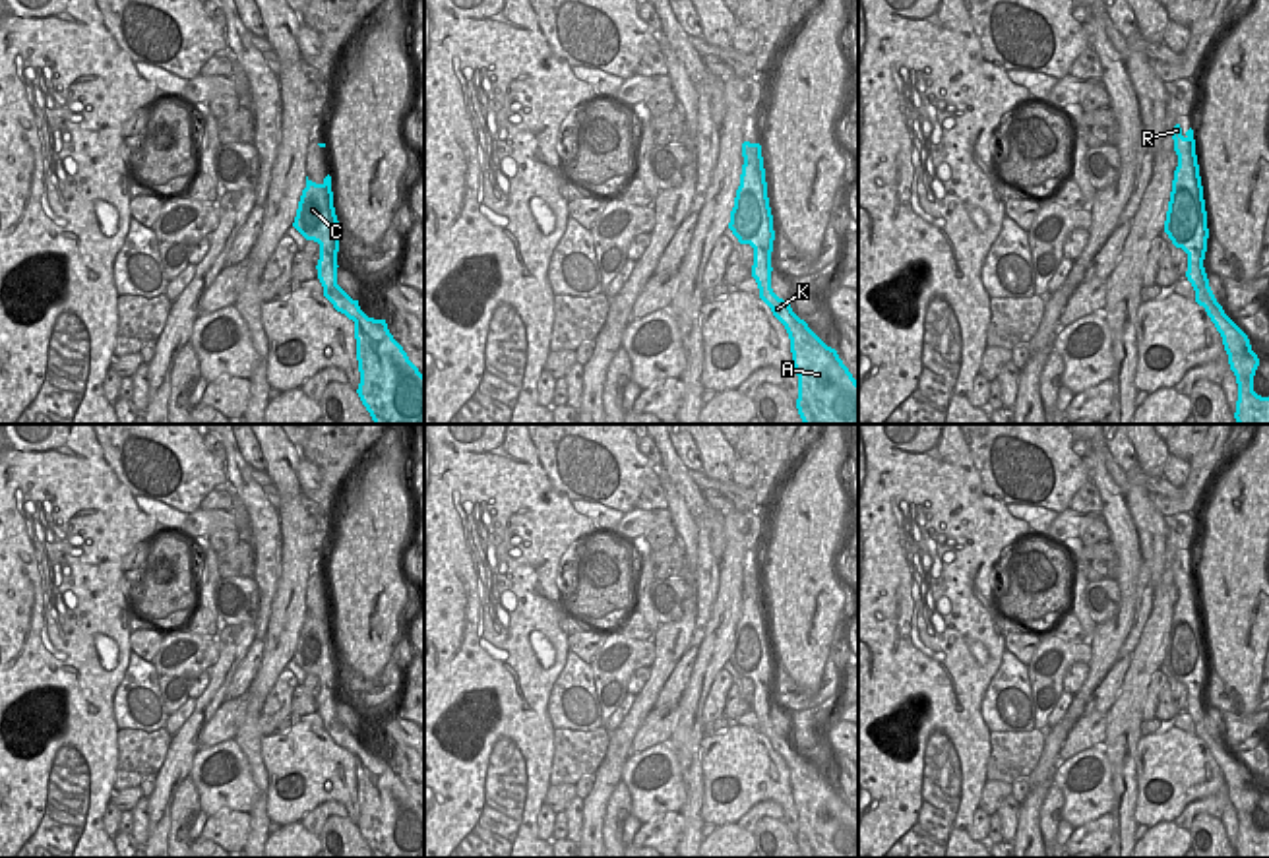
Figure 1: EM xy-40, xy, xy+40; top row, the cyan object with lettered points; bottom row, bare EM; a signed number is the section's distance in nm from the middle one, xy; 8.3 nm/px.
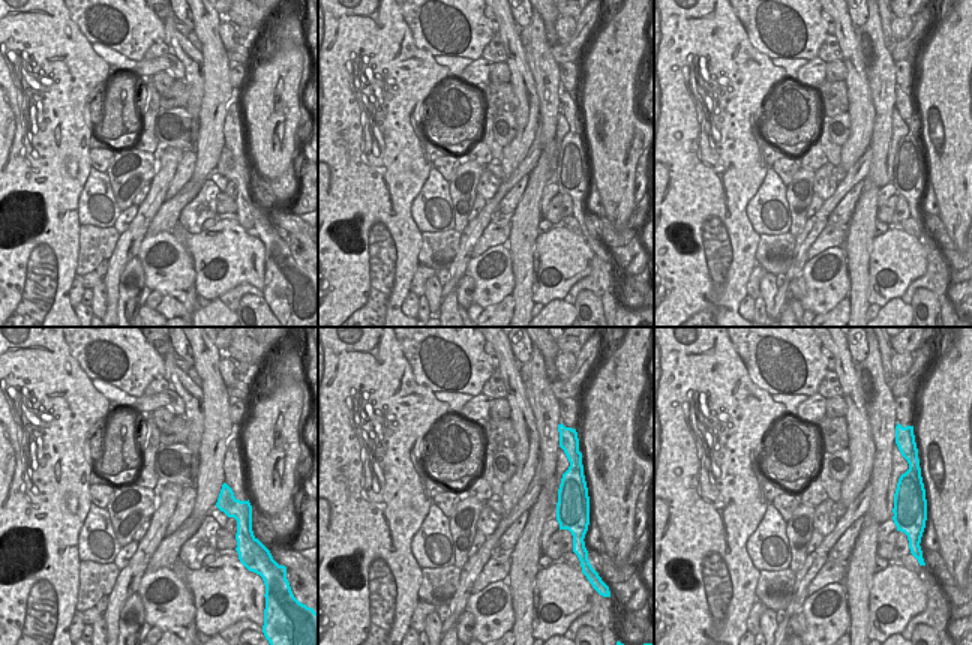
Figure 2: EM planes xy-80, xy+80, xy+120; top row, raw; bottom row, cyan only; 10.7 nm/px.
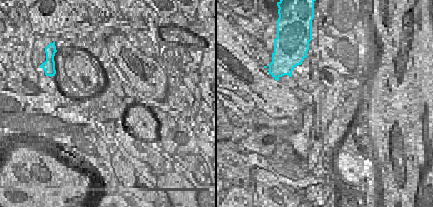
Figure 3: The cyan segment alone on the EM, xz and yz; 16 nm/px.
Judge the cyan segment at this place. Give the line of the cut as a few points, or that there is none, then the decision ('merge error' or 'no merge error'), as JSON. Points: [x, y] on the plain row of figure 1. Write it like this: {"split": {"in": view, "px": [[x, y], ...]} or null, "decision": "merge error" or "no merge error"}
{"split": null, "decision": "no merge error"}

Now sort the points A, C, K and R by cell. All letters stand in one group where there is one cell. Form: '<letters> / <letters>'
A C K R

